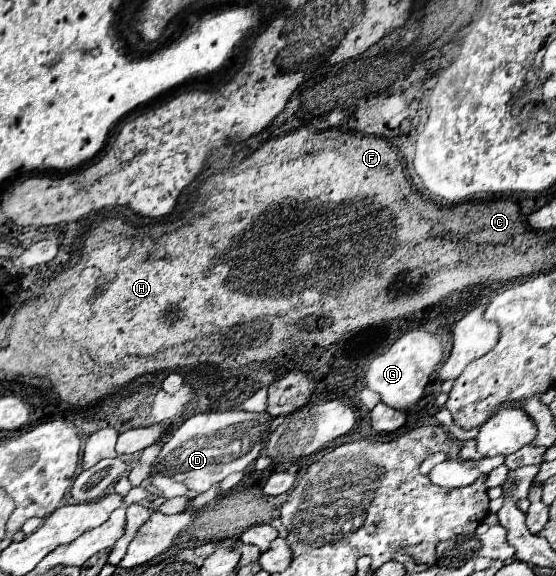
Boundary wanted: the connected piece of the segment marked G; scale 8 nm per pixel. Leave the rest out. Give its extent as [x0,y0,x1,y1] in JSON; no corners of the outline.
[366,330,442,410]

